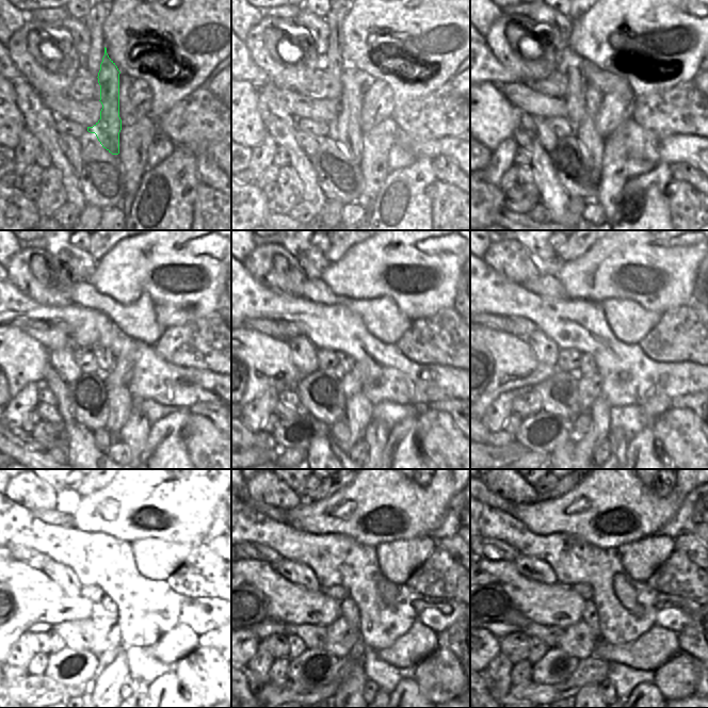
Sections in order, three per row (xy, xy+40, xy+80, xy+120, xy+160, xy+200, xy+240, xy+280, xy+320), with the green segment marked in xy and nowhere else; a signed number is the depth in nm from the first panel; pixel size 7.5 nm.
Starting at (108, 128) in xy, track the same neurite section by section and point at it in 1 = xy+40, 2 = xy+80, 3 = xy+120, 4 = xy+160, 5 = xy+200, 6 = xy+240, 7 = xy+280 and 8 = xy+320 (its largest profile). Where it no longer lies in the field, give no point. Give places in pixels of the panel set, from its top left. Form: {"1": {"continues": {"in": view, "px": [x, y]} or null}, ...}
{"1": {"continues": {"in": "xy+40", "px": [346, 129]}}, "2": {"continues": {"in": "xy+80", "px": [589, 139]}}, "3": {"continues": {"in": "xy+120", "px": [119, 401]}}, "4": {"continues": {"in": "xy+160", "px": [358, 408]}}, "5": {"continues": {"in": "xy+200", "px": [599, 411]}}, "6": {"continues": {"in": "xy+240", "px": [108, 686]}}, "7": {"continues": {"in": "xy+280", "px": [353, 686]}}, "8": {"continues": {"in": "xy+320", "px": [592, 686]}}}

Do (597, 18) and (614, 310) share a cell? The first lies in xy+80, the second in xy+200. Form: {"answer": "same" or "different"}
{"answer": "different"}

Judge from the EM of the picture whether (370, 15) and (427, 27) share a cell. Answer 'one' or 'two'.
one

